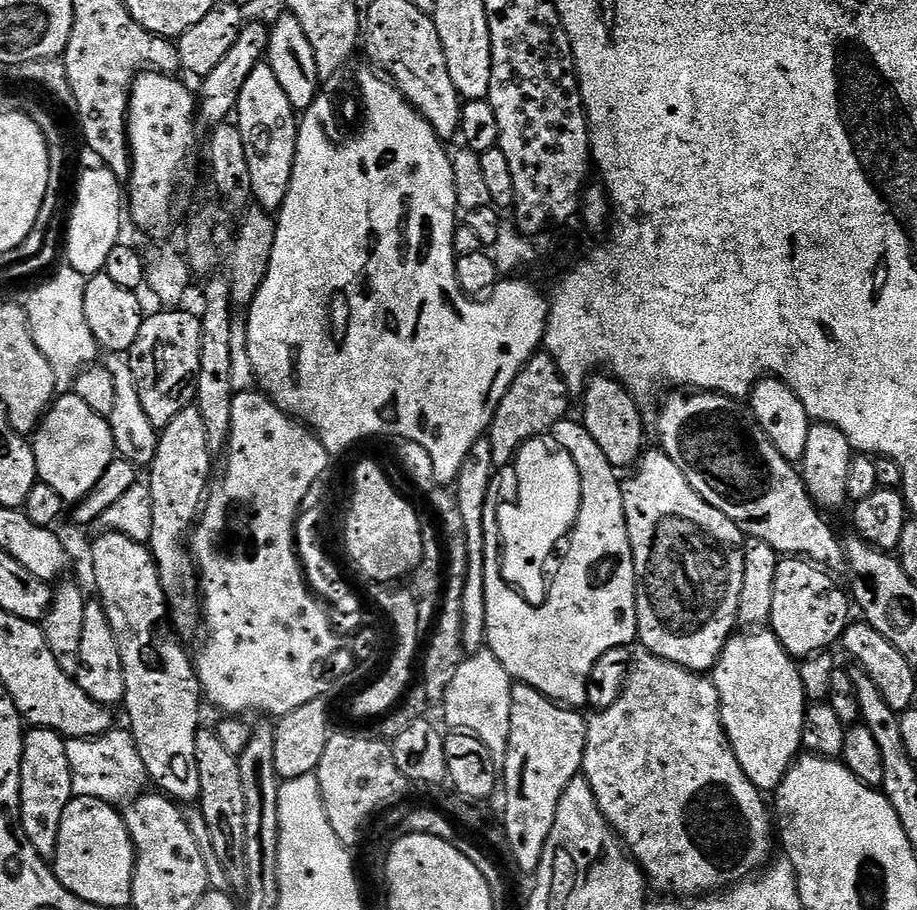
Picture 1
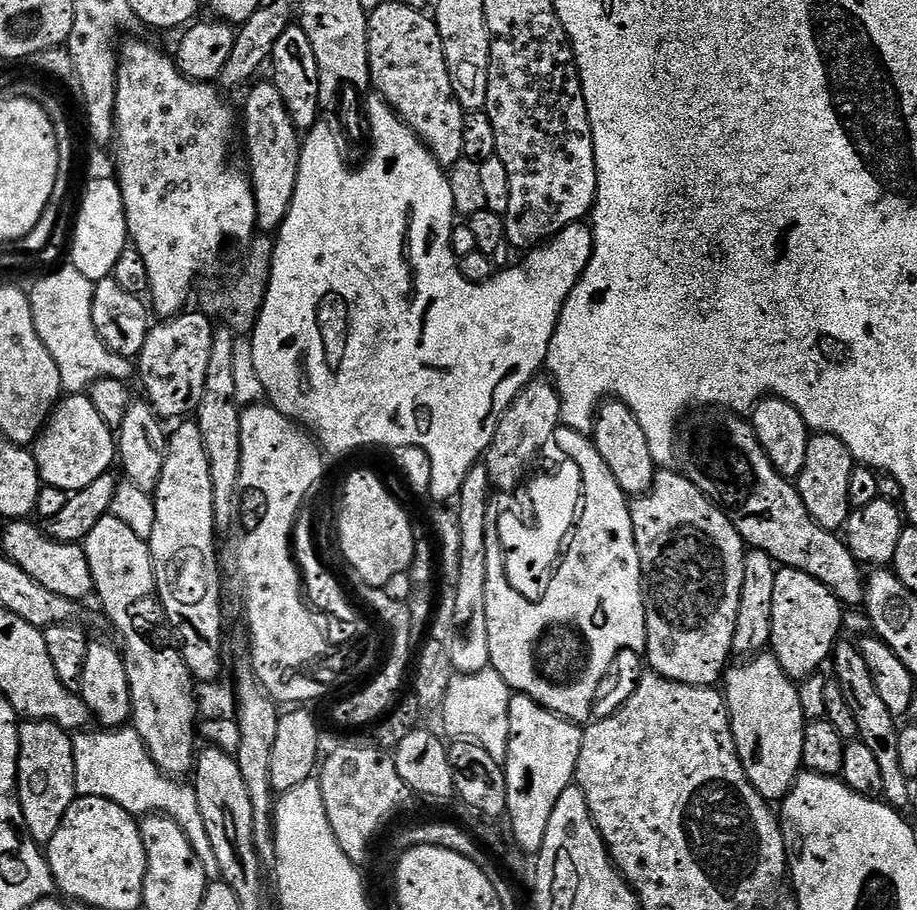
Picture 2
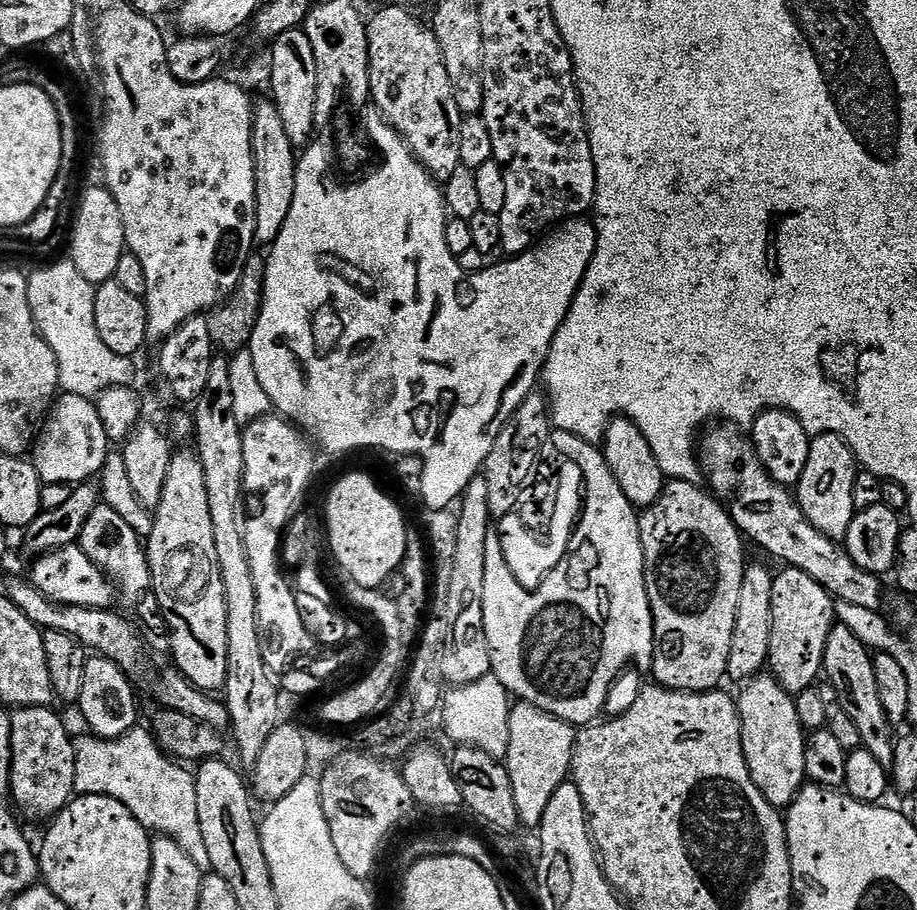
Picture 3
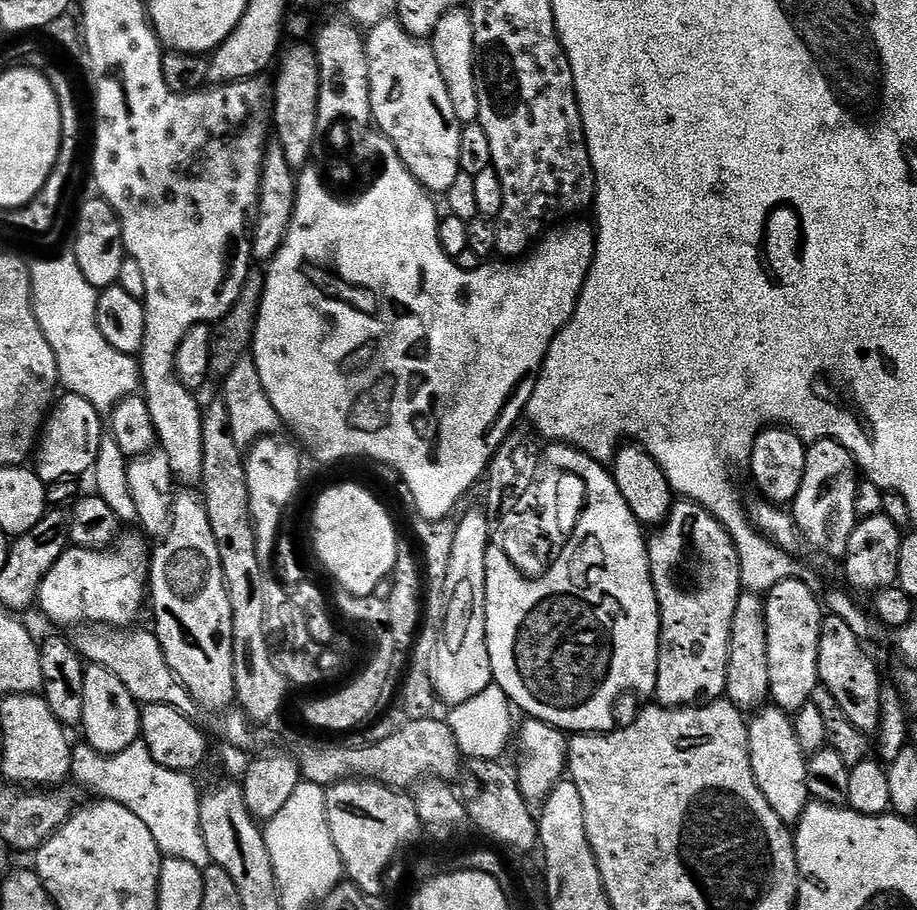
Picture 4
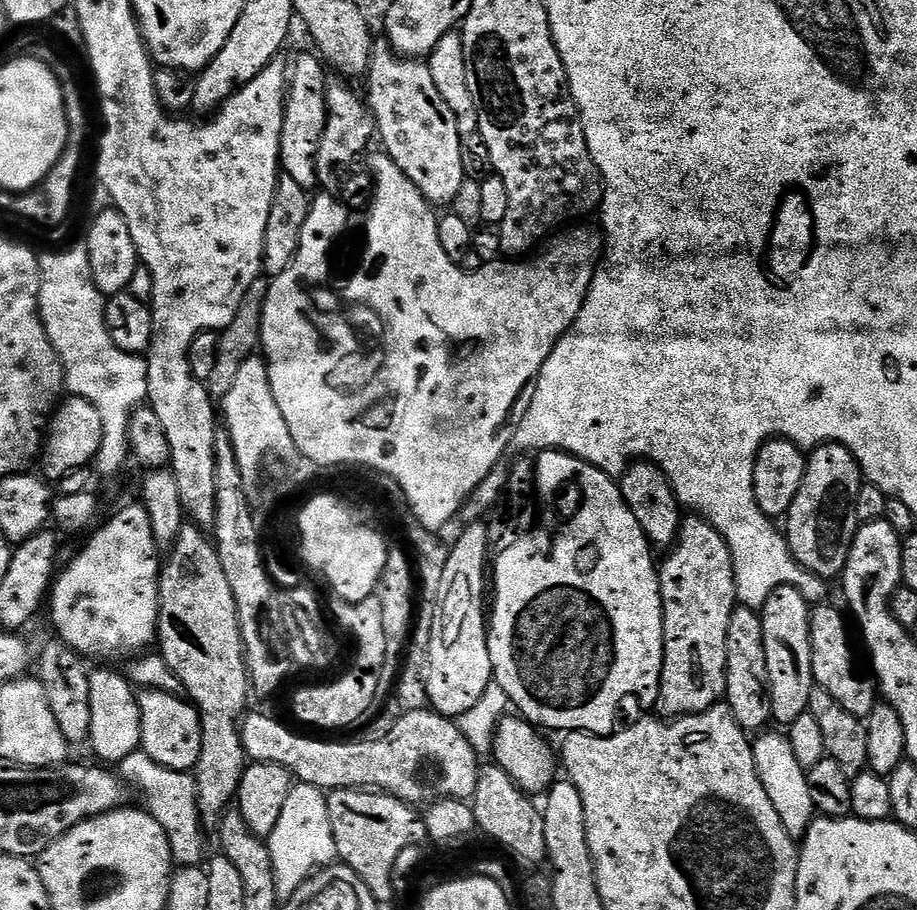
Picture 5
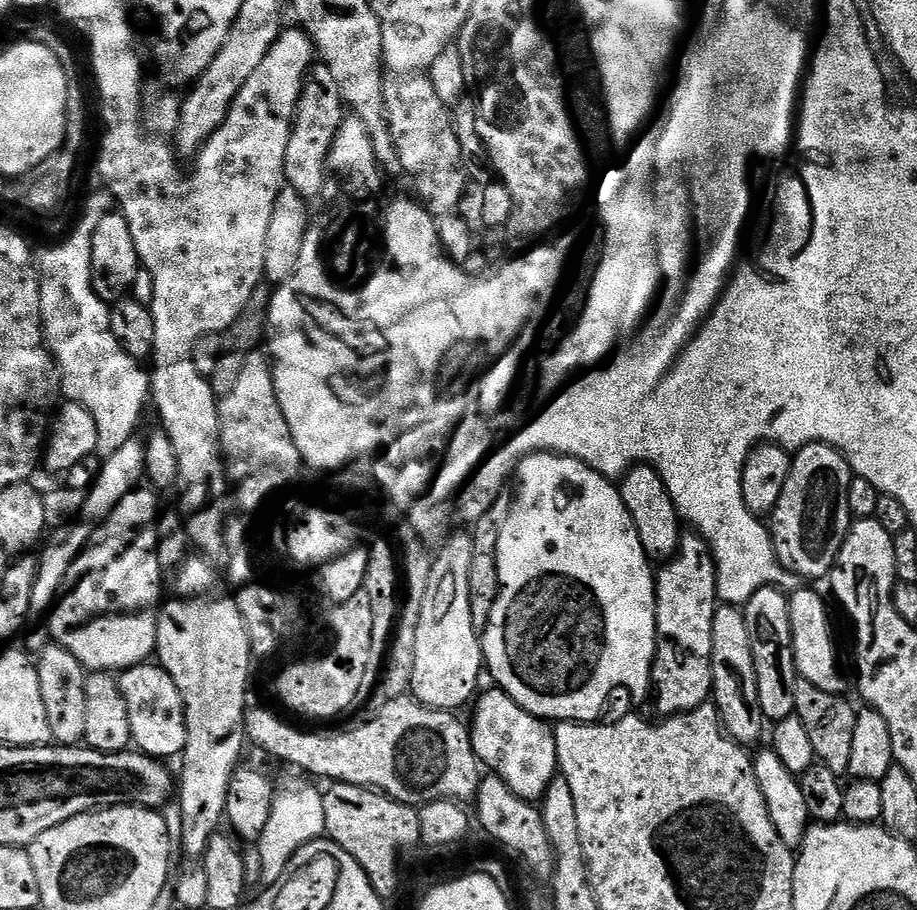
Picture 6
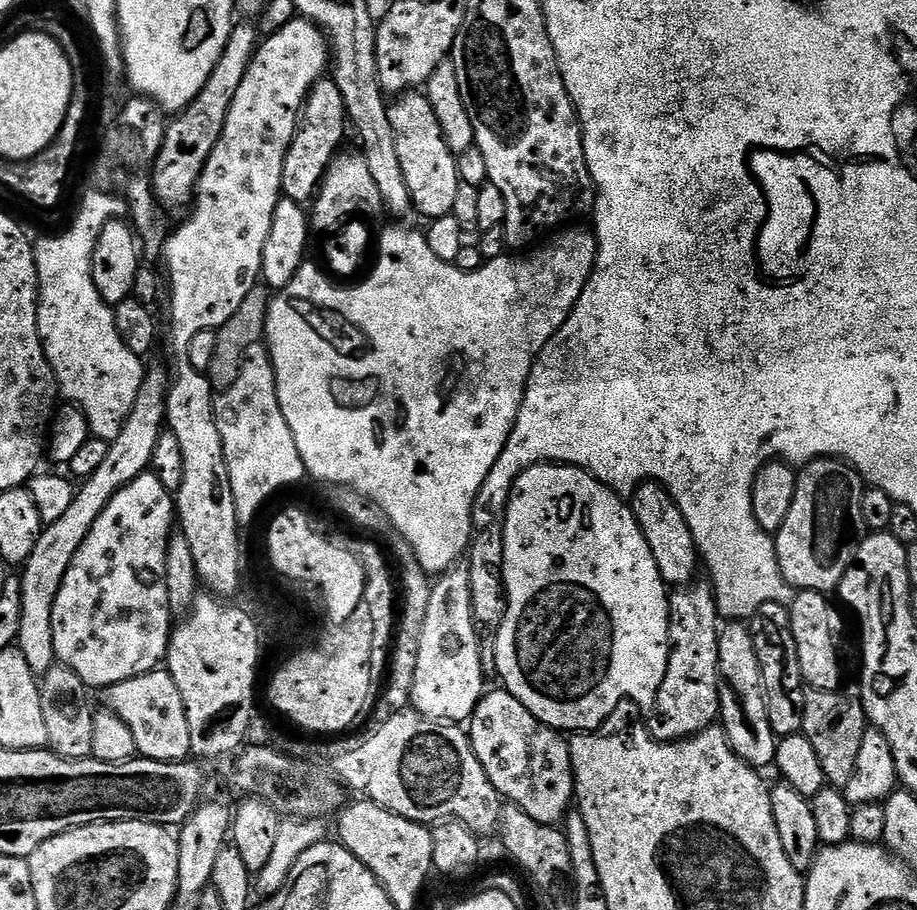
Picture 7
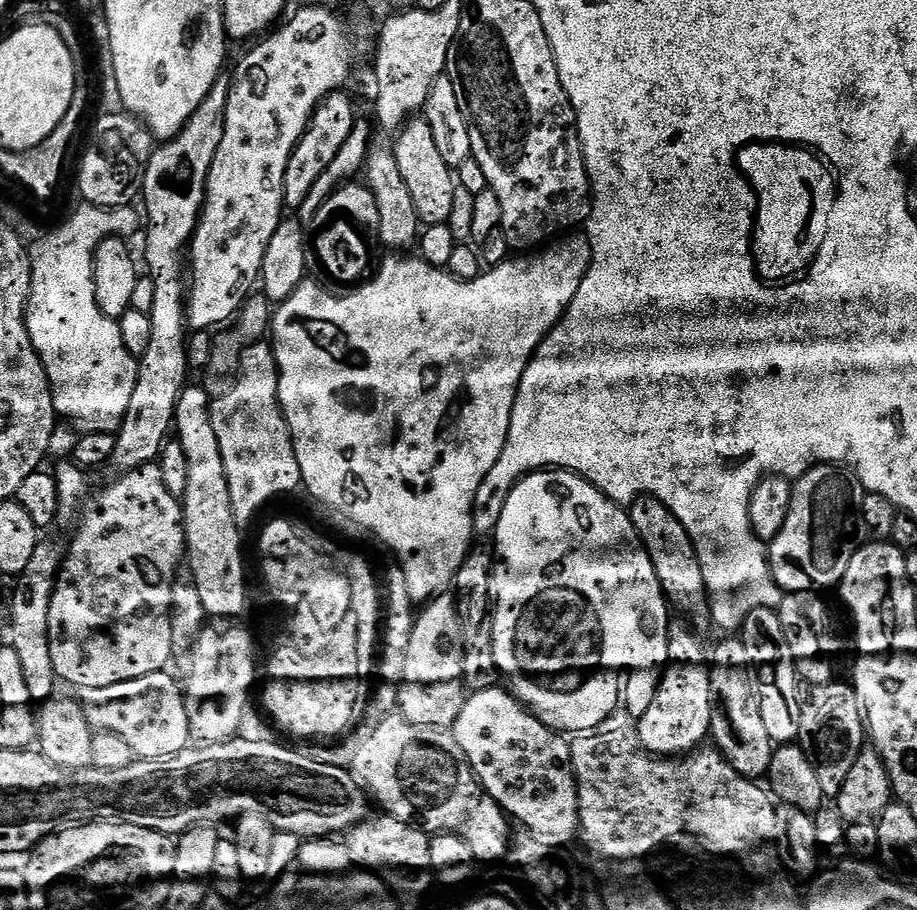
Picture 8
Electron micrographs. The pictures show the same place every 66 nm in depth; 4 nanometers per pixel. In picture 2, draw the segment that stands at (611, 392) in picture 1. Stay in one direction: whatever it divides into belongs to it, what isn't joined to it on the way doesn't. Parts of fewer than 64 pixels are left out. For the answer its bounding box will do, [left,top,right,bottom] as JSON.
[590,398,658,498]

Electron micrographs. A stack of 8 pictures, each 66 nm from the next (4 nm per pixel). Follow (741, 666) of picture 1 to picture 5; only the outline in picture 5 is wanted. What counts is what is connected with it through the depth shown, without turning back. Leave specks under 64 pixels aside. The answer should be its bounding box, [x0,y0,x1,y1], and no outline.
[752,731,818,841]

